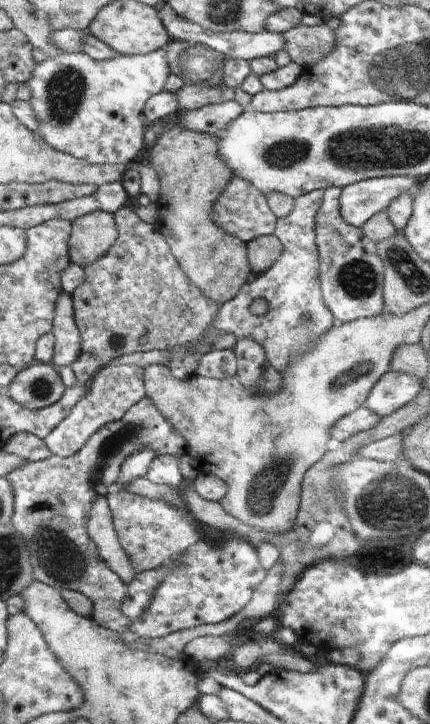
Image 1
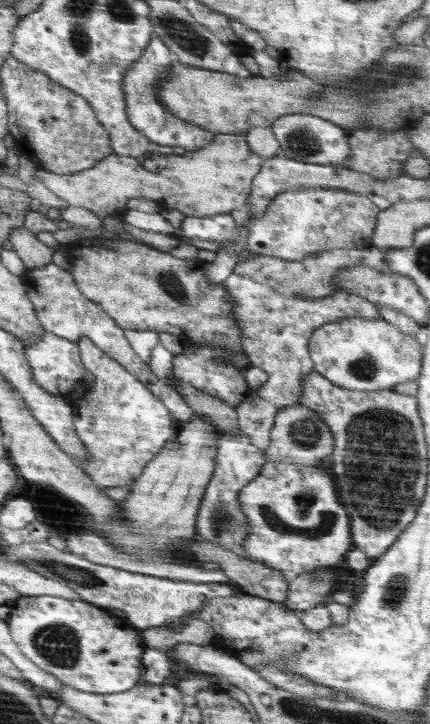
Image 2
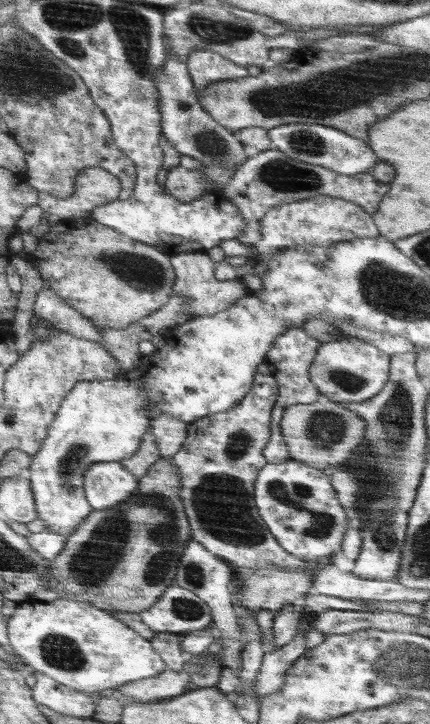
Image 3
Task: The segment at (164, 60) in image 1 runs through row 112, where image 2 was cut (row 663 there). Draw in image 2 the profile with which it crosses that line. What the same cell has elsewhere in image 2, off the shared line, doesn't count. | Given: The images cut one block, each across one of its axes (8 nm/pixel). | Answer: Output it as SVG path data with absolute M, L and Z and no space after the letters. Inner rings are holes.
M20 594L14 604L6 619L12 640L36 666L59 678L66 686L94 694L124 692L137 686L142 674L140 660L145 650L142 636L134 625L126 622L126 618L110 616L108 610L100 610L100 607L82 599L66 600L59 596Z

